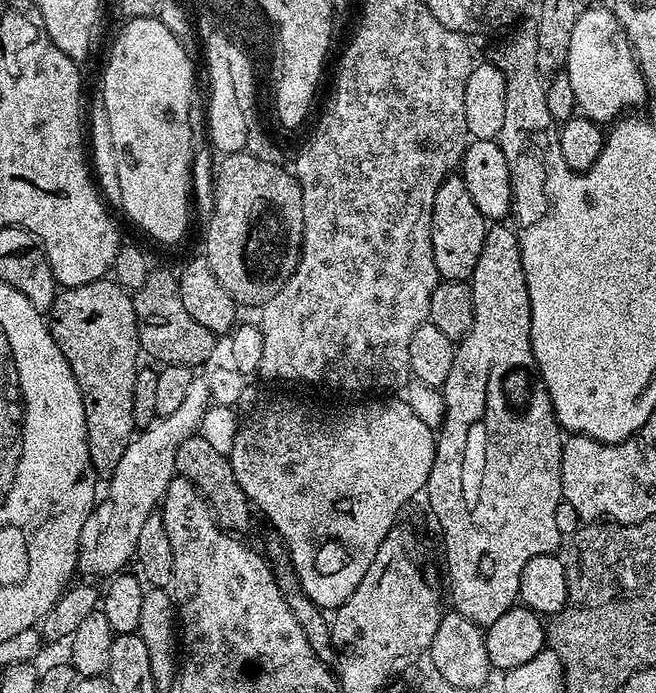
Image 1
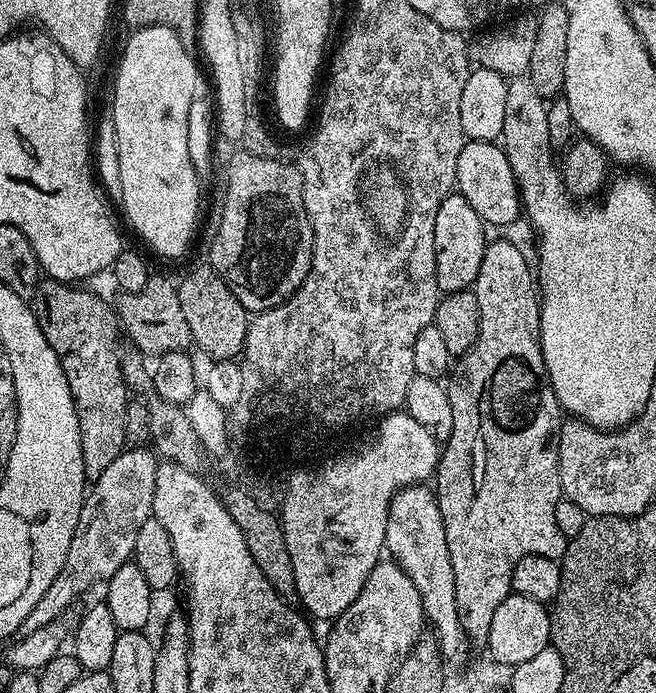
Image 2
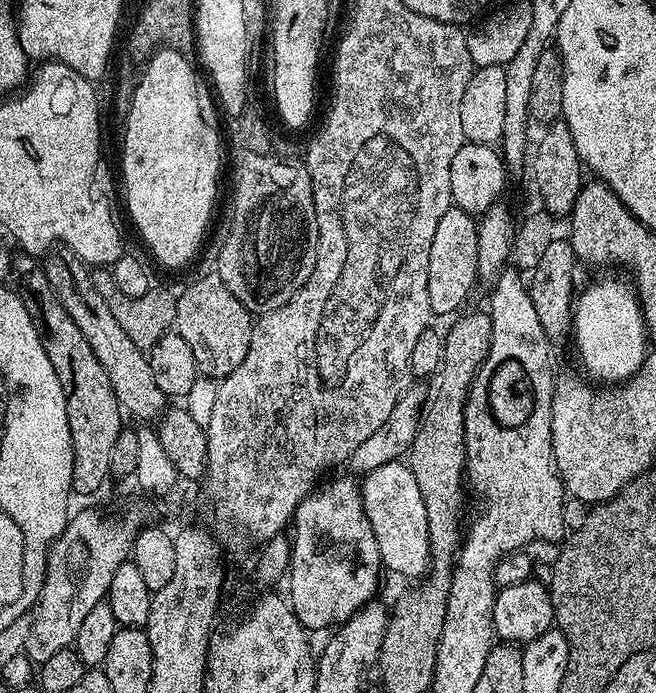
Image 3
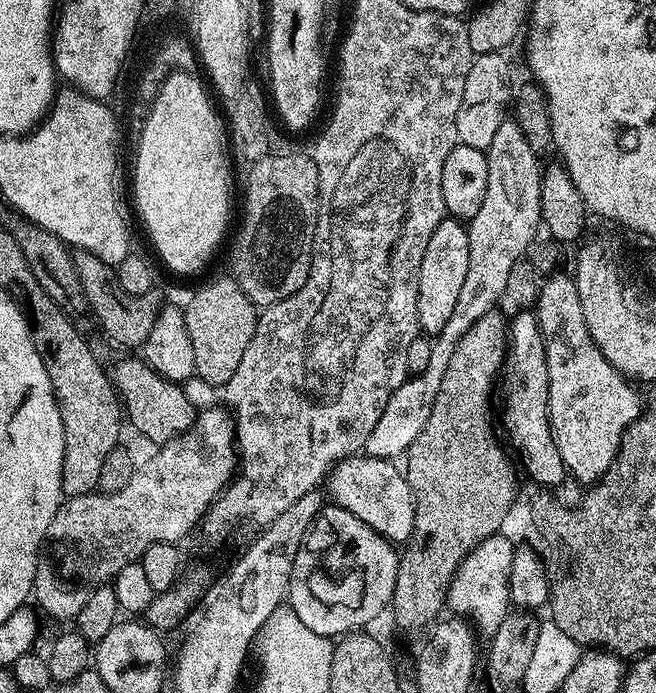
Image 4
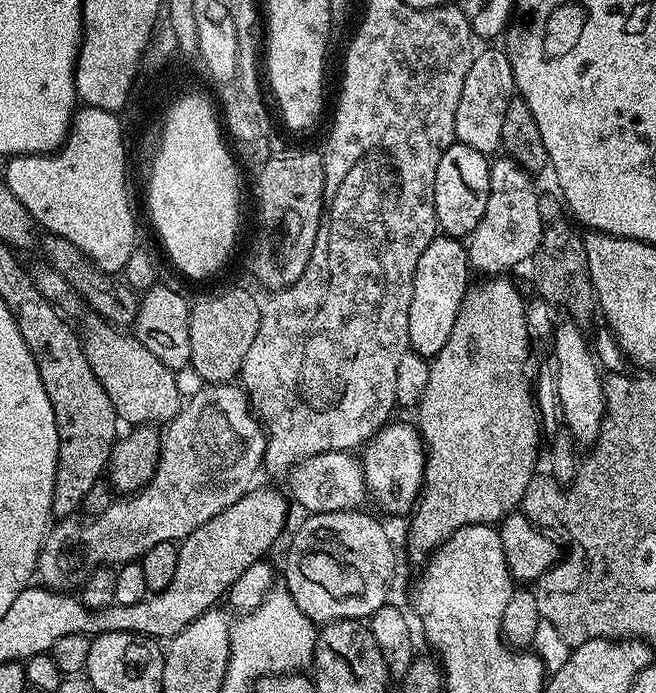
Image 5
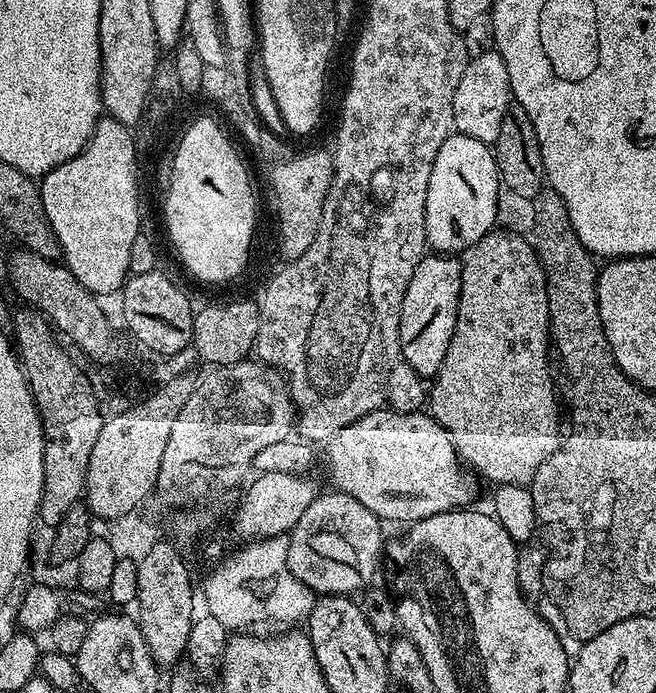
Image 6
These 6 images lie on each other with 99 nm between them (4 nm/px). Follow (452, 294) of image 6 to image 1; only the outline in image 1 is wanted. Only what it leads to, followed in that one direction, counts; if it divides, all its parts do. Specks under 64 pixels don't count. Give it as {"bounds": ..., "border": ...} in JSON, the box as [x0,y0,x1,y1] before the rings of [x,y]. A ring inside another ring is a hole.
{"bounds":[432,175,489,281],"border":[[[463,175],[447,176],[434,194],[434,214],[432,215],[432,249],[436,275],[441,281],[471,281],[474,266],[478,266],[478,254],[482,254],[482,242],[486,238],[489,225],[483,214],[474,206],[470,190],[466,190]]]}

